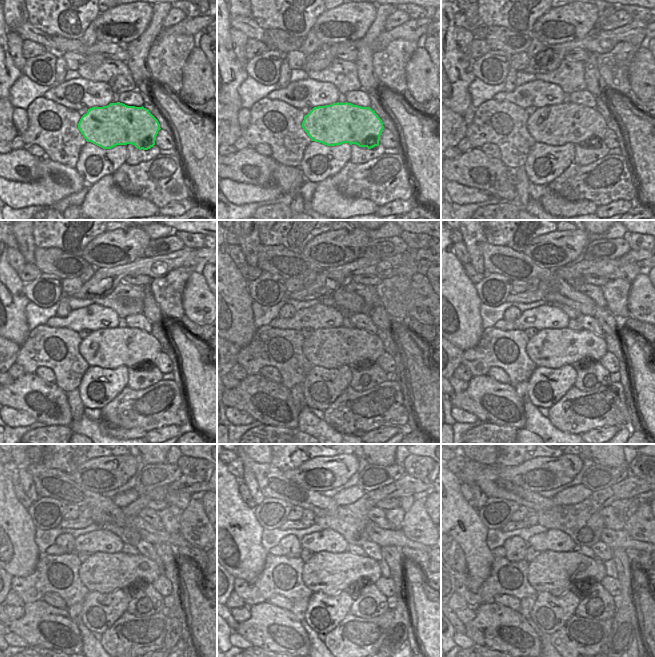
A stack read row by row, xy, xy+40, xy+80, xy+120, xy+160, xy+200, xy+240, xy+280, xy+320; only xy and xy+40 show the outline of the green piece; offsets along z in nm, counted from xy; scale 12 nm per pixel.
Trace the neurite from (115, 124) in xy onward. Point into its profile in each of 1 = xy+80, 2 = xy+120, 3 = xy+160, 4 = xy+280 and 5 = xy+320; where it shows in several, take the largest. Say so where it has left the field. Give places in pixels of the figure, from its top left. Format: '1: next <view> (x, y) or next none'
1: next xy+80 (556, 125)
2: next xy+120 (122, 346)
3: next xy+160 (330, 348)
4: next xy+280 (330, 573)
5: next xy+320 (556, 573)

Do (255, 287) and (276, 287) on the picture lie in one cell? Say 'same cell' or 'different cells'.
same cell

